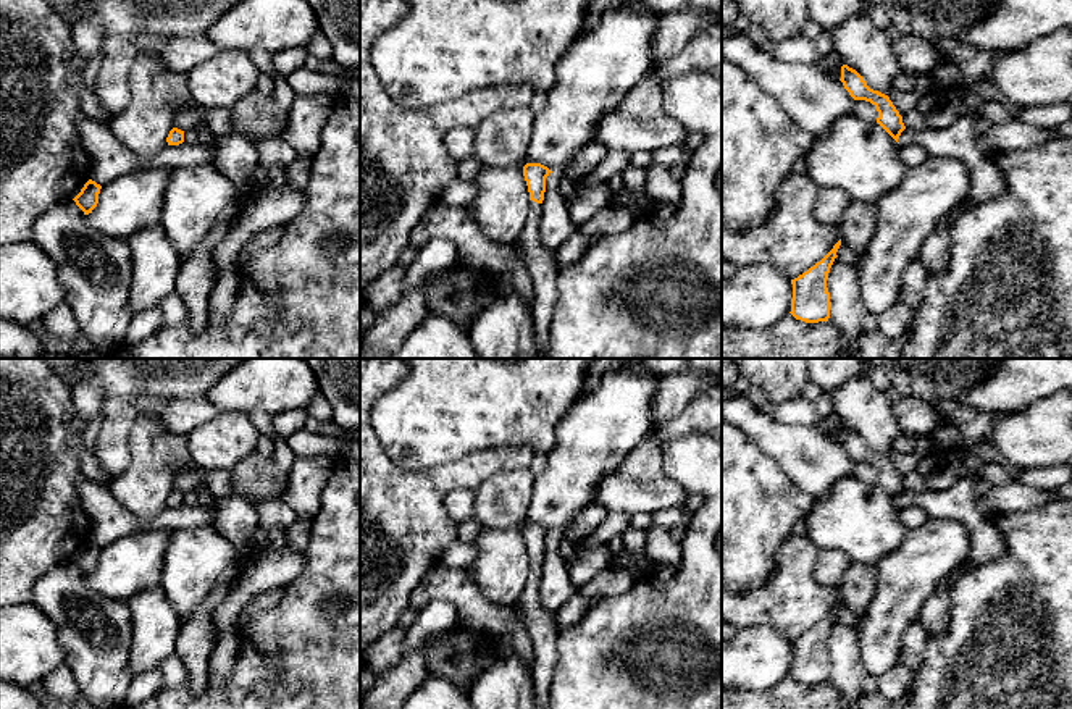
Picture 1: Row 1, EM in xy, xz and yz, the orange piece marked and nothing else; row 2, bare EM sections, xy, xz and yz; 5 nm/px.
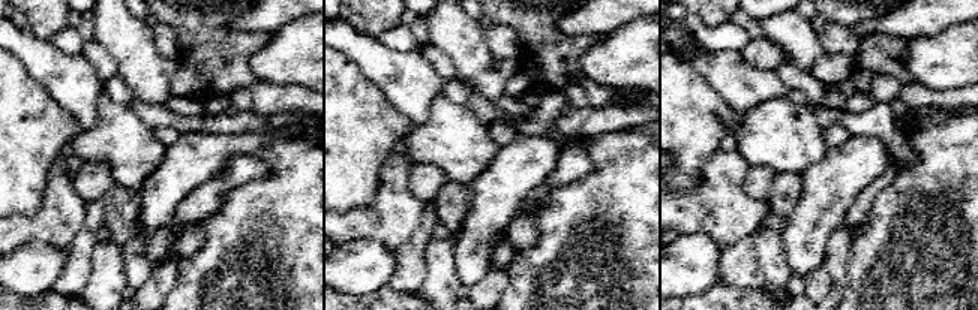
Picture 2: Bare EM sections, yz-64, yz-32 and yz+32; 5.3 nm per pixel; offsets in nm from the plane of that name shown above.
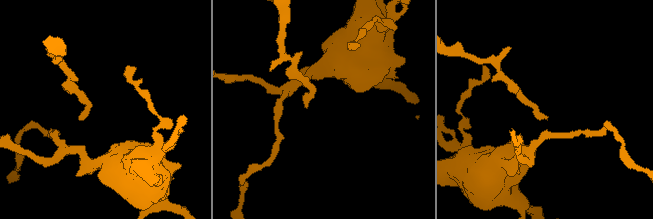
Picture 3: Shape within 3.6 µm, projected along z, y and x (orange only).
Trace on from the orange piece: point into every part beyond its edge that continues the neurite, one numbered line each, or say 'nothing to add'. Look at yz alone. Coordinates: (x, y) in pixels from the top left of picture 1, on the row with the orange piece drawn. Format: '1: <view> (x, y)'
nothing to add

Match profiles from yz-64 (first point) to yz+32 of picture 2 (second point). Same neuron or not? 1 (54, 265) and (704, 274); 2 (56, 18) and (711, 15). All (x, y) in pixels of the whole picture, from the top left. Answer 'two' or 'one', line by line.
1: one
2: one

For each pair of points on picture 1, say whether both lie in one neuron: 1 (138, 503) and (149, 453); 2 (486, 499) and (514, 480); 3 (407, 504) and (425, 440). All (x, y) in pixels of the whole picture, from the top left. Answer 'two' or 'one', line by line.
1: one
2: one
3: two

